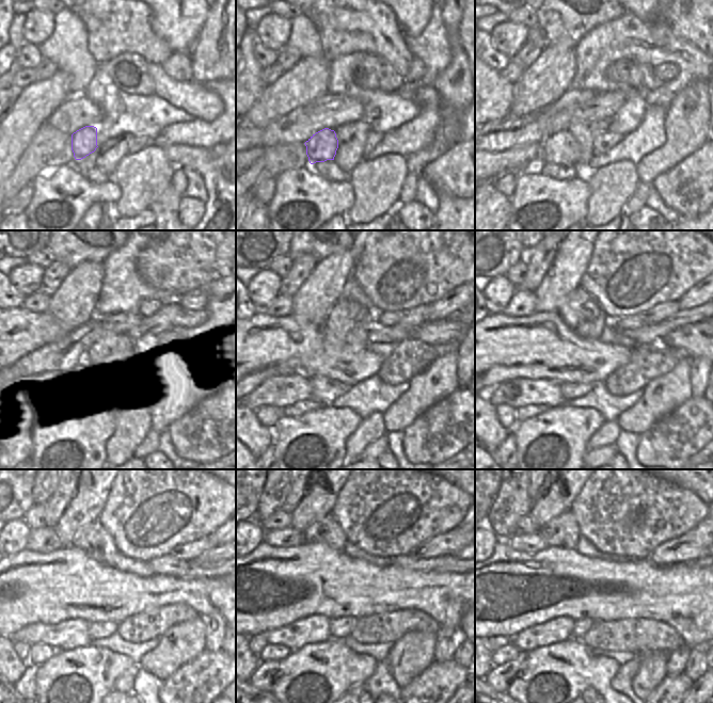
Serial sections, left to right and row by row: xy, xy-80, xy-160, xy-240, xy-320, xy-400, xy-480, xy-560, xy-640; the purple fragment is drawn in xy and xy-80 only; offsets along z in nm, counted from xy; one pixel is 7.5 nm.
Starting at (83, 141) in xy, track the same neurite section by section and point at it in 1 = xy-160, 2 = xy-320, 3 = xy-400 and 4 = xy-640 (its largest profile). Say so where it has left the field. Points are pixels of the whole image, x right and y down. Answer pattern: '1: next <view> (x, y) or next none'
1: next xy-160 (561, 147)
2: next xy-320 (325, 389)
3: next xy-400 (570, 390)
4: next xy-640 (582, 627)

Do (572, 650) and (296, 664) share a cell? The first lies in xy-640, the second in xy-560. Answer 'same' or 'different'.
same

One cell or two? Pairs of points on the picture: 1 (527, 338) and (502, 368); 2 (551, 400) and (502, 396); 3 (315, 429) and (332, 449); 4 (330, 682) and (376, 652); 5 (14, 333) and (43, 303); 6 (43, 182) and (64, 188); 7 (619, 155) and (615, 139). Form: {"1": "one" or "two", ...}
{"1": "one", "2": "one", "3": "one", "4": "two", "5": "two", "6": "one", "7": "two"}

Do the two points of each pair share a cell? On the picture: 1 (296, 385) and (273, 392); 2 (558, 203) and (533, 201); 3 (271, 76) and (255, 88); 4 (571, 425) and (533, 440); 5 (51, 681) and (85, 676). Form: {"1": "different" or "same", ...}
{"1": "same", "2": "same", "3": "different", "4": "same", "5": "same"}

